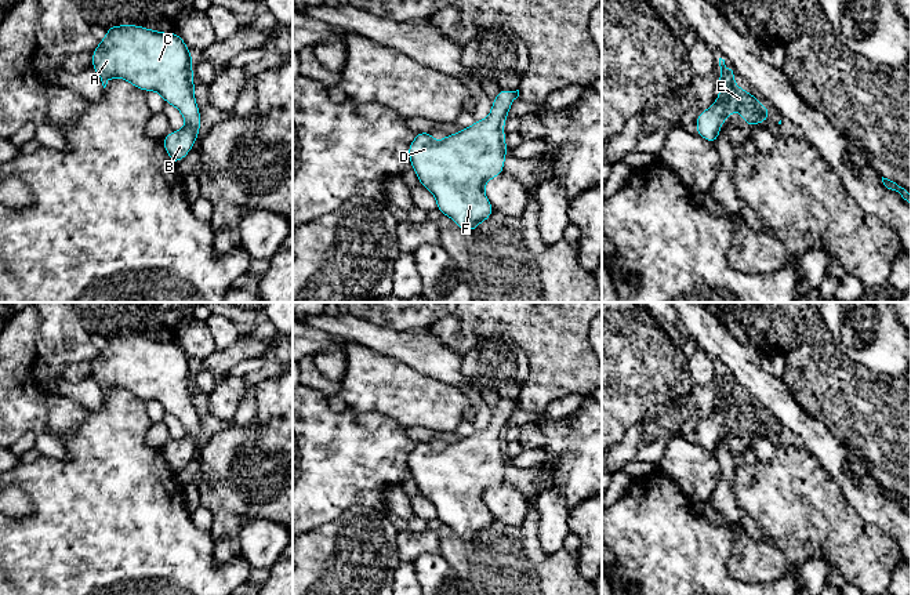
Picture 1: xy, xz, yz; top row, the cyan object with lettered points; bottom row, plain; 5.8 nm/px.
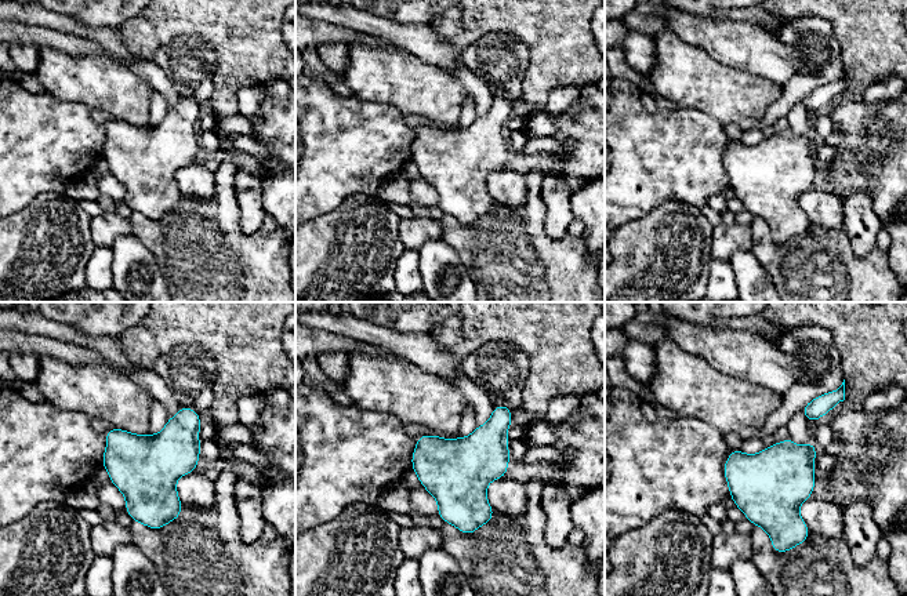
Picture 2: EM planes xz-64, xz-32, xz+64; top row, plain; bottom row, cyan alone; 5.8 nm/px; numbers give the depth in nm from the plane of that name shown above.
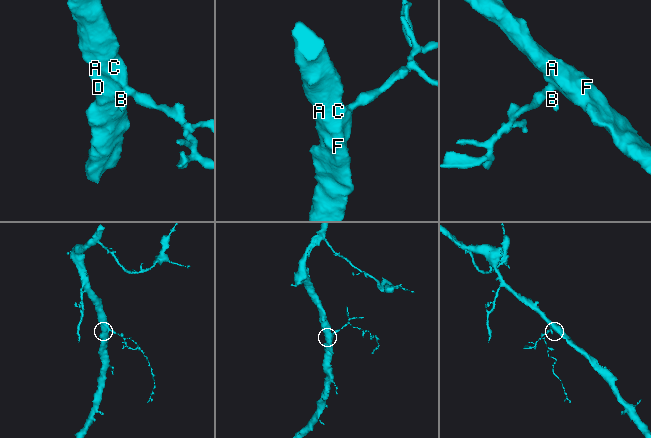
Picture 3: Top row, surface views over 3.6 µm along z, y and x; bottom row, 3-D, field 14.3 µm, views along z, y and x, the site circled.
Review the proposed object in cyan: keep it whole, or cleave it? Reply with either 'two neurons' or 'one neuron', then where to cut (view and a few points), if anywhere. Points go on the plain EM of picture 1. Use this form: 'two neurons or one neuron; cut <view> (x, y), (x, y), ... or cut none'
one neuron; cut none

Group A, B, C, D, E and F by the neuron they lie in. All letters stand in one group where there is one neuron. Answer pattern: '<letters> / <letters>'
A B C D E F

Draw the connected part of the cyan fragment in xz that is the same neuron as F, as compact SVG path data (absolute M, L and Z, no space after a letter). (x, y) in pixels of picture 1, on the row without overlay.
M501 398L484 429L442 450L433 450L431 440L415 442L407 458L418 491L435 505L436 518L464 541L475 540L494 520L484 494L504 482L504 432L518 406L519 399Z

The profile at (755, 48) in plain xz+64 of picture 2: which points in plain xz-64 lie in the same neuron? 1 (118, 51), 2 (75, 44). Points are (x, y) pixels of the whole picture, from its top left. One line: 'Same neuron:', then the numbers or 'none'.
Same neuron: 1

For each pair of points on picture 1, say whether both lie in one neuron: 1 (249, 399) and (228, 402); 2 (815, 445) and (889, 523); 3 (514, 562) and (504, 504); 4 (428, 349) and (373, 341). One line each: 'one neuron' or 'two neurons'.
1: two neurons
2: one neuron
3: two neurons
4: one neuron

